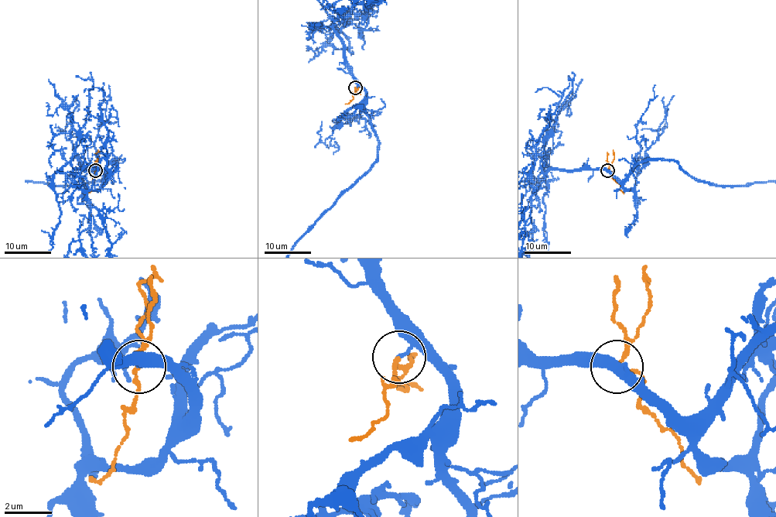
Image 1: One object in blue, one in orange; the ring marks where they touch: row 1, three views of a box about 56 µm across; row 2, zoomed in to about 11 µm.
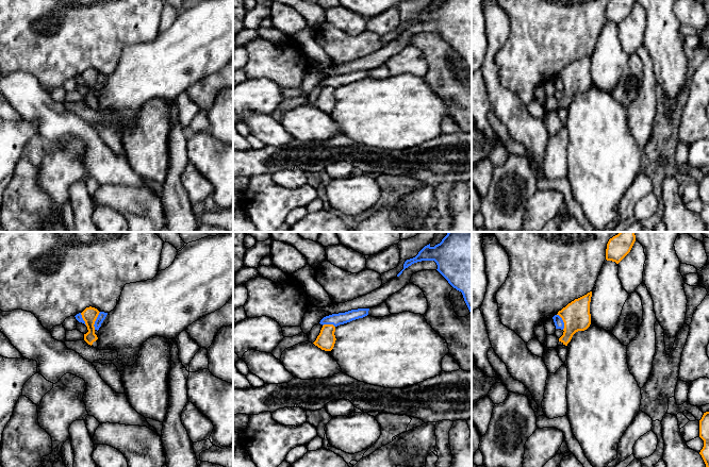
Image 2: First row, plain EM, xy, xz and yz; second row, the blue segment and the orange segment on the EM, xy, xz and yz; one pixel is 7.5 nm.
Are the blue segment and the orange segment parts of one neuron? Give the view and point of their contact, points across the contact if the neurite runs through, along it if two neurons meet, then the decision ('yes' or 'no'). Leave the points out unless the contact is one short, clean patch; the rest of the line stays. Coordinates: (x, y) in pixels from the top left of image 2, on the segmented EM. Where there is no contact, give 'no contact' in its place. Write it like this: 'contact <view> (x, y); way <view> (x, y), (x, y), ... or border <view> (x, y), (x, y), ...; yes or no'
contact xy (96, 320); border xy (100, 312), (95, 321), (94, 329); no

